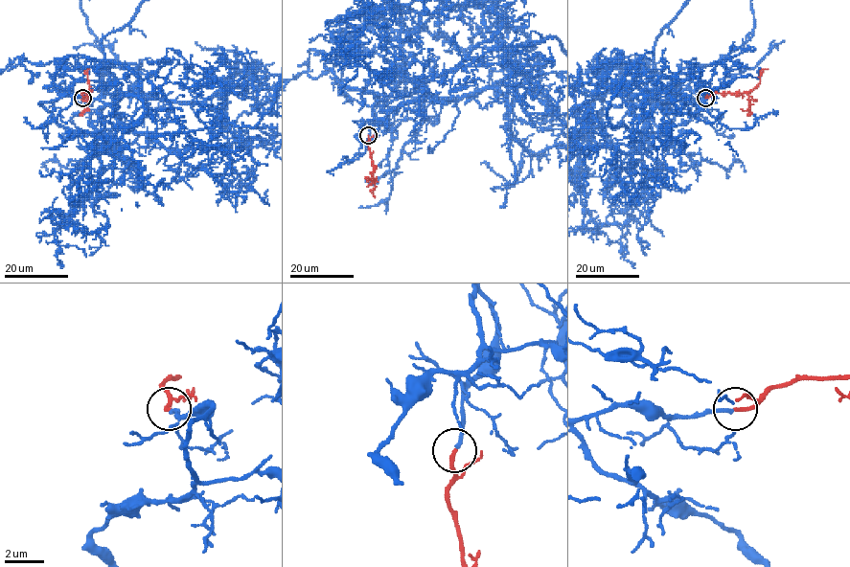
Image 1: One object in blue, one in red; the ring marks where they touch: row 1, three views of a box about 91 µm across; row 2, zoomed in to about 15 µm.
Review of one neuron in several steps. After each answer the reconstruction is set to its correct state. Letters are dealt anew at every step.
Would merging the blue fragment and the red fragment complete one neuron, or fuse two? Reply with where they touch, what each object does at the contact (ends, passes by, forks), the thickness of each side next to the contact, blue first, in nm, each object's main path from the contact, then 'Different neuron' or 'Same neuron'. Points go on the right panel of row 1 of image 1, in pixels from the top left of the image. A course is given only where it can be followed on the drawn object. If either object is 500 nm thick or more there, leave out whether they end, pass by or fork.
Place: (705, 98). At the ring blue ends. At the ring red ends. Thickness 190 nm (blue) against 200 nm. Course of blue: (705, 98), (657, 103), (651, 132), (611, 127), (607, 109), (625, 79), (624, 61), (613, 99), (616, 115). Course of red: (705, 98), (716, 93), (738, 95), (749, 93), (758, 84), (761, 72), (769, 69). Same neuron

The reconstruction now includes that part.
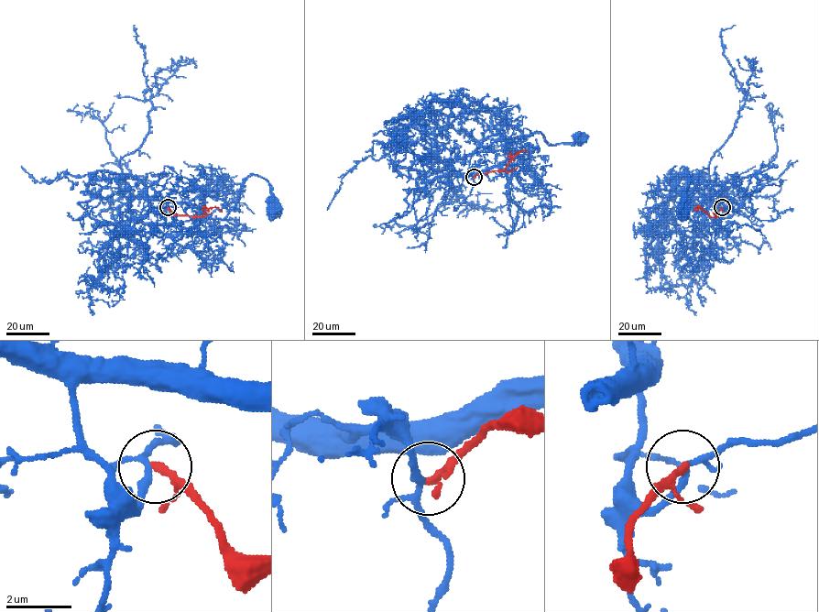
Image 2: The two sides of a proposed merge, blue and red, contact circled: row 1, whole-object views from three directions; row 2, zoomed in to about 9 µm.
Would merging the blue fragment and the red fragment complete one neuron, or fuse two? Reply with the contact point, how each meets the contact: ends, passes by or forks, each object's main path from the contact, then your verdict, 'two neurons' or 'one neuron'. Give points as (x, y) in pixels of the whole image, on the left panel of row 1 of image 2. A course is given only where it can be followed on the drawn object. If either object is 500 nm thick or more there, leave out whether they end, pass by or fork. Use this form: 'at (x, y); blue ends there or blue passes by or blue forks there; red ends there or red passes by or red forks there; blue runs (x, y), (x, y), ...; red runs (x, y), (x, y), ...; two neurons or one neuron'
at (168, 207); blue forks there; red passes by; blue runs (167, 207), (147, 196), (128, 204), (144, 223), (223, 219), (243, 182), (257, 175), (270, 185), (273, 211); red runs (168, 207), (173, 213), (200, 217), (212, 207), (222, 211); two neurons

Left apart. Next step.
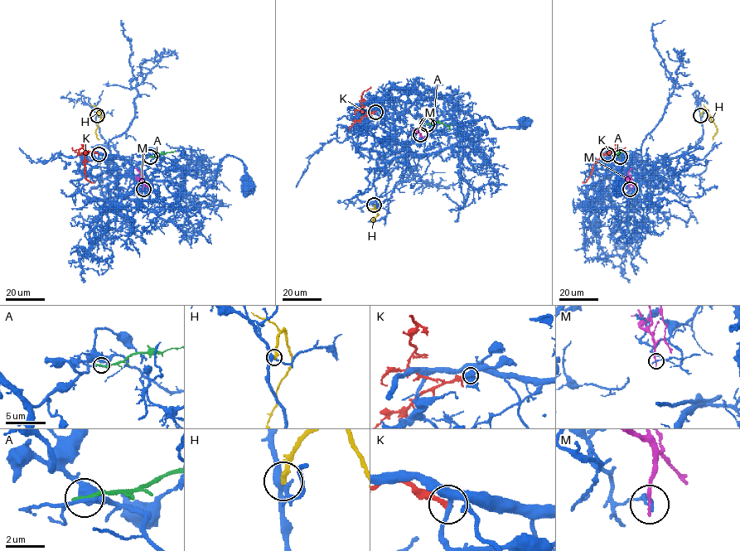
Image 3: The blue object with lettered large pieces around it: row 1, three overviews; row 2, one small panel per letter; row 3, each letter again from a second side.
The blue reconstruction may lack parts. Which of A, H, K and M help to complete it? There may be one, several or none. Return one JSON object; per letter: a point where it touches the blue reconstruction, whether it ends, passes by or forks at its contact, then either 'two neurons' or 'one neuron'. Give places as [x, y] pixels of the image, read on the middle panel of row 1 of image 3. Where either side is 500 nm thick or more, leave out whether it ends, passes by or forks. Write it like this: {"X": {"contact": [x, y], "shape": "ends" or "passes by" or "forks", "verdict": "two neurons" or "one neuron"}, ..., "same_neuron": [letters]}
{"A": {"contact": [427, 124], "shape": "ends", "verdict": "two neurons"}, "H": {"contact": [374, 205], "shape": "ends", "verdict": "two neurons"}, "K": {"contact": [375, 112], "shape": "ends", "verdict": "two neurons"}, "M": {"contact": [420, 134], "shape": "ends", "verdict": "two neurons"}, "same_neuron": []}

